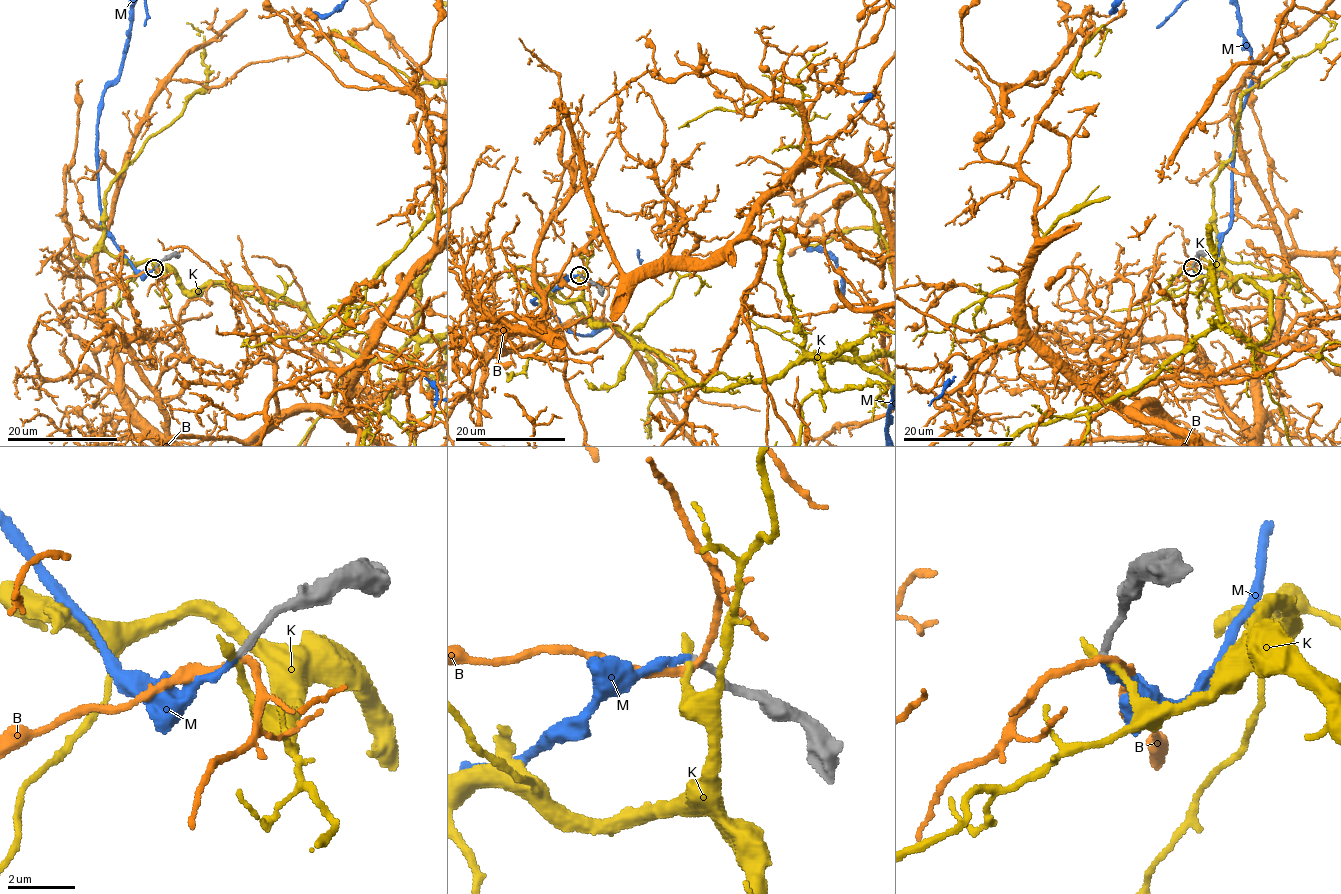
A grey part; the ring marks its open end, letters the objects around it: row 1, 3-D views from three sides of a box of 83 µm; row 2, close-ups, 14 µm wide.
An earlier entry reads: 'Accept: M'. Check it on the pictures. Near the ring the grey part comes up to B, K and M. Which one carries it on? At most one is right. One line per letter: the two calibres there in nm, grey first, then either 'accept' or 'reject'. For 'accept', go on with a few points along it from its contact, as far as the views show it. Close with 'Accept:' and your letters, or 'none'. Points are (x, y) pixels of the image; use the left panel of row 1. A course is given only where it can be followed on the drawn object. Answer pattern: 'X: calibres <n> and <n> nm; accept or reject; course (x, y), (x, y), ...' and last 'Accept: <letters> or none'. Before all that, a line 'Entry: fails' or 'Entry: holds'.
Entry: holds
B: calibres 200 and 200 nm; reject
K: calibres 200 and 260 nm; reject
M: calibres 200 and 200 nm; accept
Accept: M

